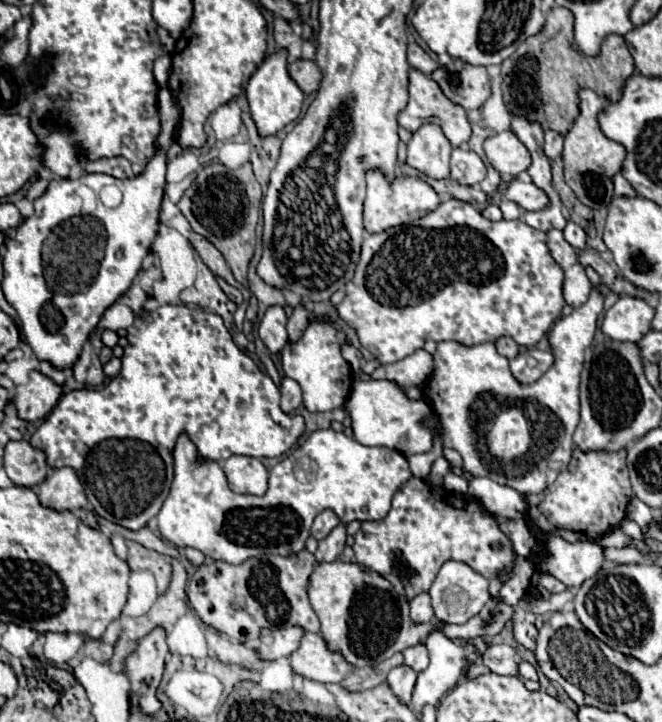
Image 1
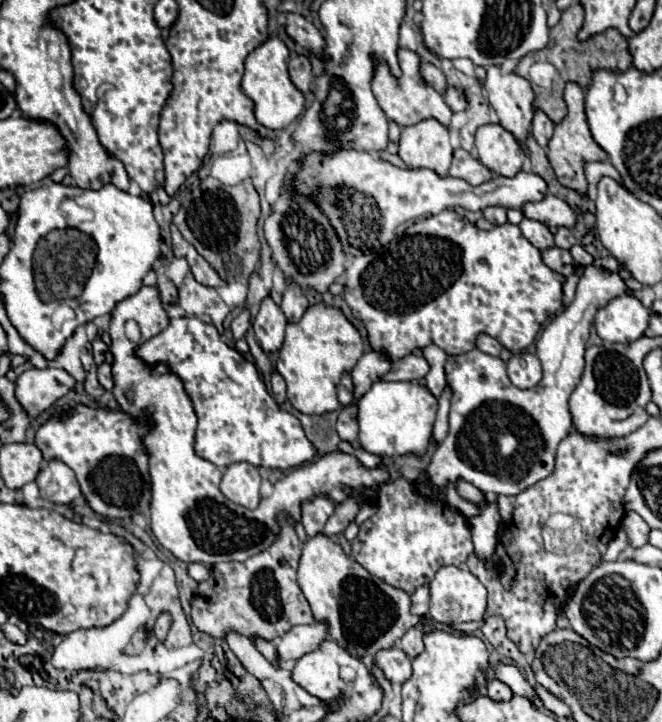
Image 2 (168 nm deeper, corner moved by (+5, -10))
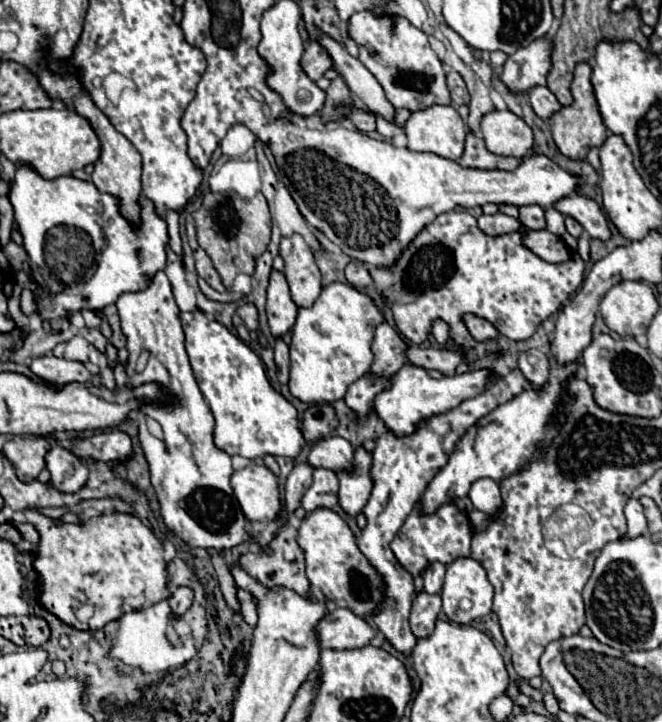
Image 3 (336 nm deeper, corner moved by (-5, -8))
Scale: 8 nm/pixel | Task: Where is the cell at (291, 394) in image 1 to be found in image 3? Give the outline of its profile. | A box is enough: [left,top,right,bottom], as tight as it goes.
[275,338,289,384]

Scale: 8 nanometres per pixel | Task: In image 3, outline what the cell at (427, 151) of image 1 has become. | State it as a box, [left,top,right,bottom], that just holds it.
[405,104,467,160]

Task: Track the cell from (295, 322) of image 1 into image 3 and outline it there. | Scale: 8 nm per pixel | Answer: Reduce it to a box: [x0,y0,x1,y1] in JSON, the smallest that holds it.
[279,234,321,308]

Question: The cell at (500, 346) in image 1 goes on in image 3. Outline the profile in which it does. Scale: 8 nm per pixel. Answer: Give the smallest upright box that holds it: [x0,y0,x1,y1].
[463,314,499,342]

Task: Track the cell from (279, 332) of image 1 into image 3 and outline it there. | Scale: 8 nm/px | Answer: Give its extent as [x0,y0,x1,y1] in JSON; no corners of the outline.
[267,270,297,336]

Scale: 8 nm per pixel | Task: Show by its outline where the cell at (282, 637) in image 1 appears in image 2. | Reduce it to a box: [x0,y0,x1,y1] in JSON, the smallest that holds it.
[275,622,329,662]

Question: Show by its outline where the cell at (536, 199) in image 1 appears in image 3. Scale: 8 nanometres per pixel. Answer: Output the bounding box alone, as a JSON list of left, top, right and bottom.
[555,194,611,240]

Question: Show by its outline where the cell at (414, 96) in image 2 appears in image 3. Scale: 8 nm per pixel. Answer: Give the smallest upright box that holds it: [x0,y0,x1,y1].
[347,10,449,112]

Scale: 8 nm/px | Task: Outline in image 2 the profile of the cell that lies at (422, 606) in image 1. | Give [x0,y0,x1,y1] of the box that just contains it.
[411,586,429,618]

